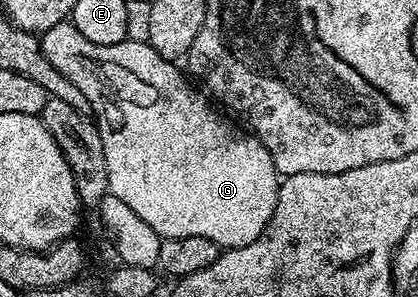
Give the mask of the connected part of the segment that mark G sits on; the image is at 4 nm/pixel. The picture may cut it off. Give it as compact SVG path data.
M69 20L56 23L56 27L41 34L40 40L44 59L84 91L104 147L109 192L123 200L162 239L200 235L227 250L252 243L264 231L272 219L280 184L272 155L257 137L241 128L233 129L213 109L215 106L189 85L187 74L178 70L171 58L160 56L142 39L111 45L91 43Z

